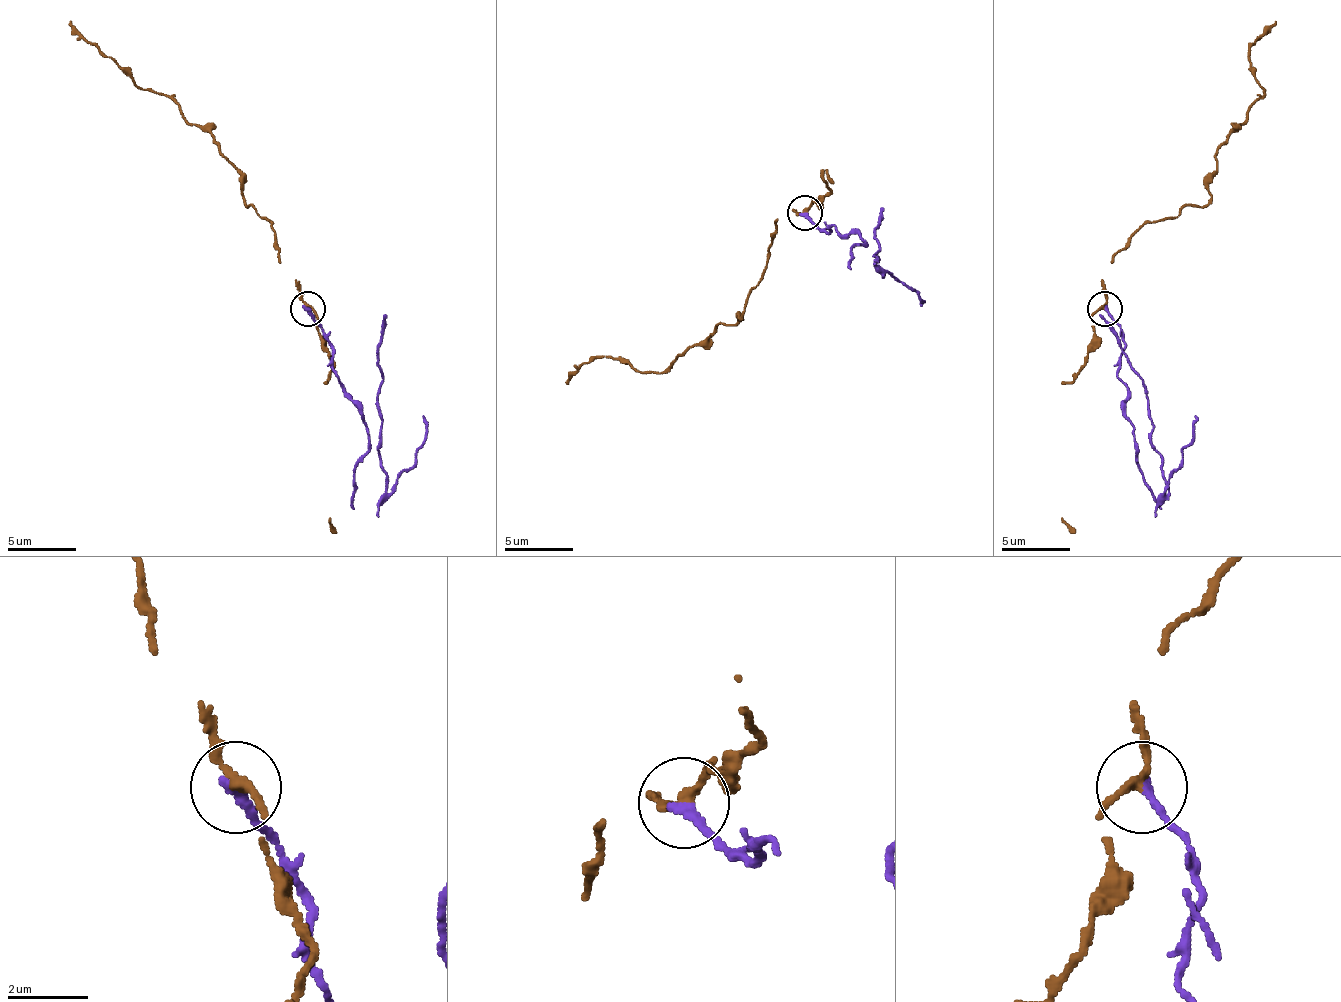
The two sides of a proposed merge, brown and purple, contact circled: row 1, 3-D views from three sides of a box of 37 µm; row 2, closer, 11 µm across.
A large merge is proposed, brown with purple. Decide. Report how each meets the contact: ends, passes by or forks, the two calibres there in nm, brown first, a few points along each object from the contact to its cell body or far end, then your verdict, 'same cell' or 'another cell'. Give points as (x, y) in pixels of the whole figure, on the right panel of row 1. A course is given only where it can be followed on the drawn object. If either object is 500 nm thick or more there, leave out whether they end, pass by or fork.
brown passes by; purple ends; calibres 200 and 280 nm; course brown (1104, 309), (1111, 261), (1145, 223), (1173, 220), (1211, 195), (1218, 147), (1262, 95), (1249, 47), (1276, 20); course purple (1104, 309), (1125, 344), (1125, 416), (1138, 444), (1152, 440), (1166, 485), (1197, 416); another cell

